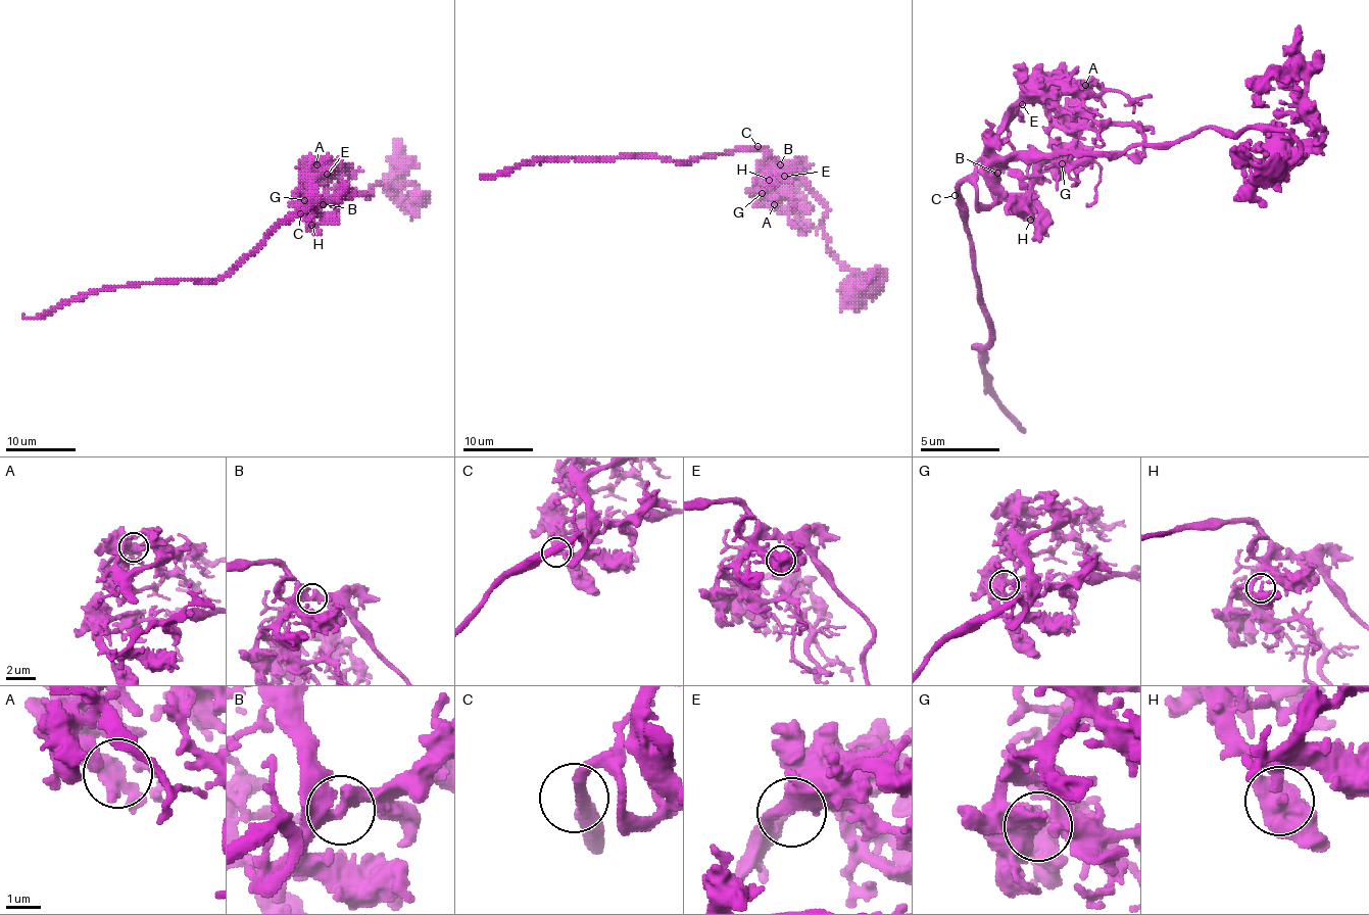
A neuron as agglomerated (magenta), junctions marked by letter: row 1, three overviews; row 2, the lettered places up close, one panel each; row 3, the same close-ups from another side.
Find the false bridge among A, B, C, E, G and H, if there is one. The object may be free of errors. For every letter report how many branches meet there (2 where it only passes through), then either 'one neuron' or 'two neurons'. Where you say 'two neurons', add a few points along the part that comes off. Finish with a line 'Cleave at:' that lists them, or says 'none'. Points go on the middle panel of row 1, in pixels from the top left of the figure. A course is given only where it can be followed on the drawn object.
A: branches 2; one neuron
B: branches 2; one neuron
C: branches 2; one neuron
E: branches 2; one neuron
G: branches 2; one neuron
H: branches 2; one neuron
Cleave at: none

